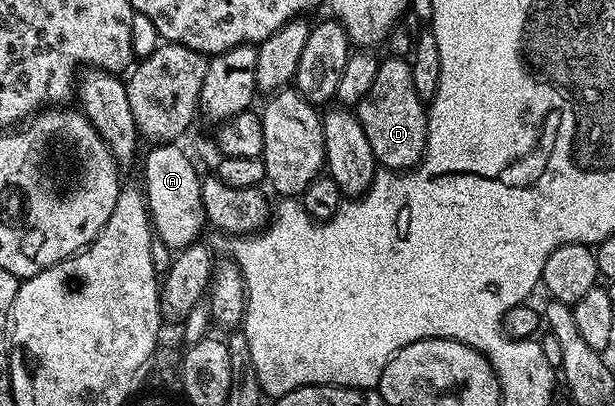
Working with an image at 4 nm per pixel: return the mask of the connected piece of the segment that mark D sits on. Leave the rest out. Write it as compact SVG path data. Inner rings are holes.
M385 57L379 62L379 73L375 82L367 89L367 97L356 104L357 119L367 133L371 153L375 153L378 164L390 171L407 171L425 157L425 146L429 136L427 107L415 91L410 60L405 57Z

